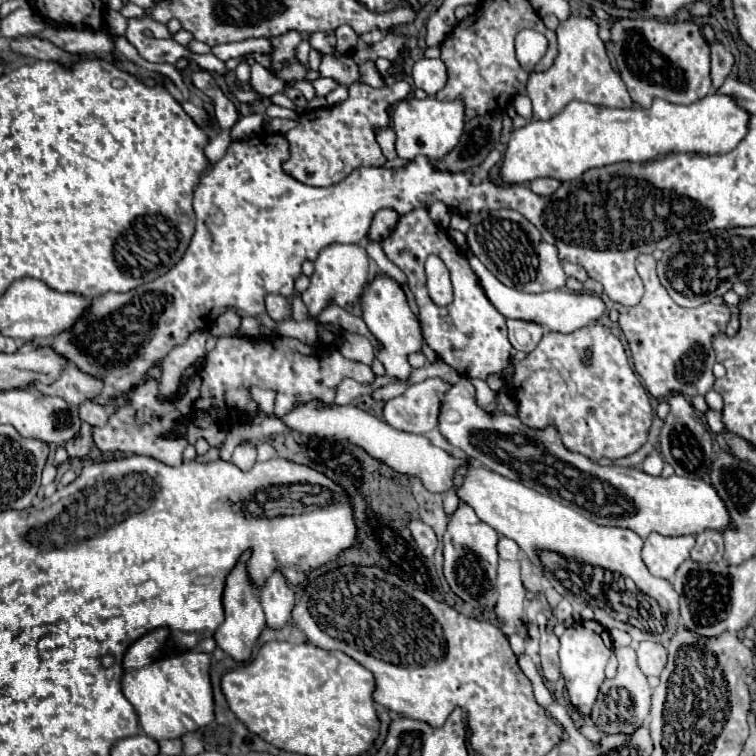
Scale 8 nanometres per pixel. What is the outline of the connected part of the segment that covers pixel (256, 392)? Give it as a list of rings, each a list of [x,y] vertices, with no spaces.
[[[253,387],[253,389],[251,389],[251,395],[253,395],[253,399],[259,403],[259,409],[261,409],[261,411],[265,411],[265,413],[271,417],[273,401],[275,401],[275,393],[273,393],[273,391],[267,391],[267,389]]]

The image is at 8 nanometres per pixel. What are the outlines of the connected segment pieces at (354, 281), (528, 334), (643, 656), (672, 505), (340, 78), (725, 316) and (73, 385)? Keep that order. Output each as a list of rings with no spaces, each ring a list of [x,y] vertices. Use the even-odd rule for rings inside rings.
[[[331,245],[325,247],[315,259],[315,271],[311,275],[311,285],[301,295],[309,309],[309,315],[319,315],[329,301],[339,303],[345,311],[361,315],[361,295],[369,281],[369,257],[361,245]]]
[[[507,319],[507,329],[509,329],[511,345],[523,353],[531,353],[543,337],[543,327],[533,321]]]
[[[643,641],[637,647],[637,663],[639,669],[651,677],[651,675],[659,675],[667,663],[667,651],[661,643],[655,641]]]
[[[461,377],[443,395],[439,431],[451,445],[461,447],[467,457],[481,461],[487,469],[553,497],[597,525],[631,529],[641,539],[651,531],[661,535],[697,535],[705,529],[733,529],[729,511],[713,485],[679,475],[669,479],[653,477],[639,469],[617,465],[601,467],[585,455],[567,451],[555,427],[531,429],[519,417],[507,415],[501,409],[493,415],[485,413],[475,403],[475,387],[467,377]],[[629,511],[635,513],[629,515]]]
[[[337,51],[335,53],[327,53],[323,57],[319,73],[321,73],[321,77],[333,77],[337,83],[347,85],[347,87],[361,79],[357,63],[349,55],[341,55]]]
[[[639,255],[635,261],[635,267],[645,285],[645,293],[643,293],[641,301],[633,307],[617,305],[617,309],[621,313],[619,325],[629,343],[635,373],[639,373],[645,389],[649,389],[649,393],[657,399],[671,395],[671,393],[679,393],[683,397],[705,395],[707,391],[713,389],[713,381],[715,381],[715,377],[711,373],[711,367],[715,363],[715,351],[711,351],[711,335],[725,331],[725,327],[729,323],[729,315],[731,315],[729,307],[725,303],[703,303],[693,309],[683,309],[669,297],[665,287],[659,283],[659,277],[655,273],[655,259],[651,255]]]
[[[69,363],[61,369],[61,375],[53,385],[43,385],[43,383],[35,381],[33,387],[37,391],[41,391],[43,395],[55,395],[55,397],[65,399],[71,405],[79,405],[79,403],[95,397],[101,391],[103,383],[99,383],[99,379],[95,379],[91,375],[83,375],[83,371],[79,371],[77,367],[71,367],[71,363]]]

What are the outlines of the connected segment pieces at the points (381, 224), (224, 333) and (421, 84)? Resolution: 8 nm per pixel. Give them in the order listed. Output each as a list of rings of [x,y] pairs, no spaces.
[[[389,207],[379,209],[377,215],[373,217],[373,223],[371,223],[371,229],[369,229],[367,237],[373,239],[373,241],[385,239],[395,229],[397,221],[399,221],[399,213],[395,209],[389,209]]]
[[[227,311],[227,313],[223,313],[223,315],[217,319],[217,323],[211,327],[211,335],[213,335],[213,337],[229,337],[229,335],[237,333],[239,323],[241,323],[241,317],[235,315],[233,311]]]
[[[419,59],[413,65],[413,81],[415,87],[427,91],[427,95],[435,95],[447,83],[447,67],[441,59]]]

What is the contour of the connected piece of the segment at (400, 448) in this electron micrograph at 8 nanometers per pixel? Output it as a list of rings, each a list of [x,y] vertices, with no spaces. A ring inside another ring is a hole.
[[[325,403],[297,405],[289,415],[283,417],[283,421],[289,429],[295,429],[305,435],[319,435],[327,439],[351,439],[355,445],[363,447],[371,457],[387,463],[395,471],[421,477],[423,485],[435,493],[445,493],[451,487],[453,473],[457,471],[459,465],[463,465],[463,459],[455,459],[445,449],[431,445],[425,437],[399,431],[353,405],[347,405],[347,407],[335,407]]]

